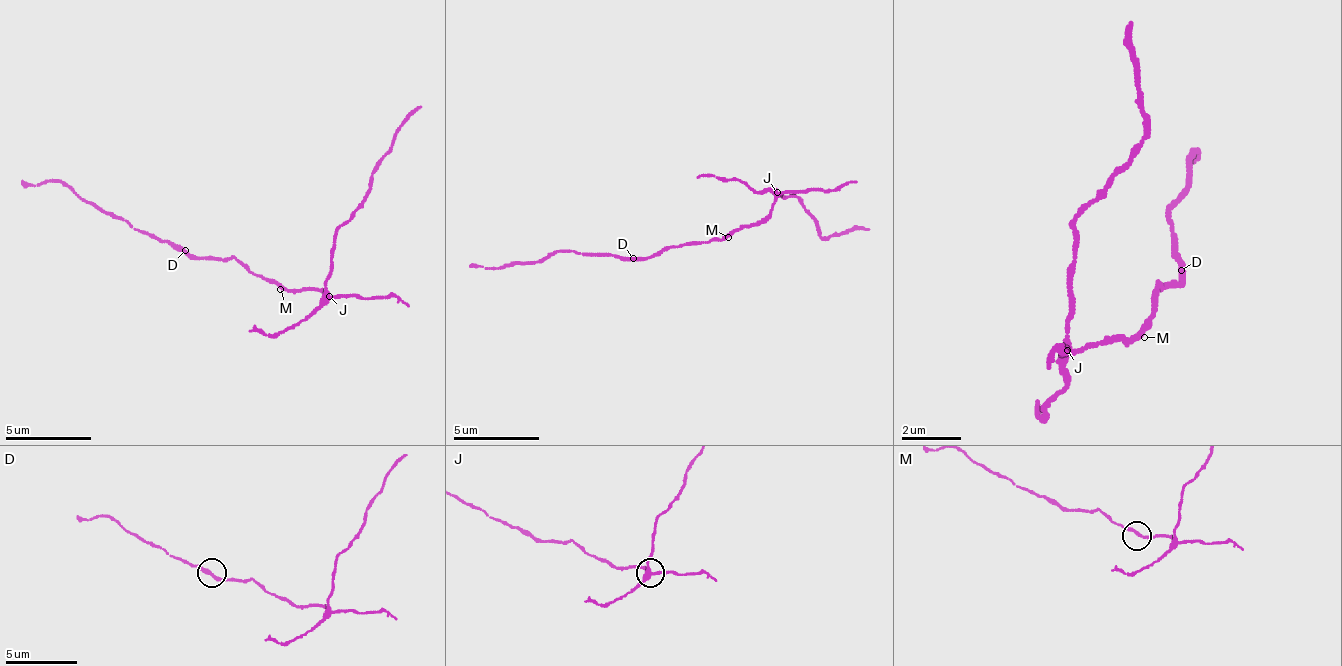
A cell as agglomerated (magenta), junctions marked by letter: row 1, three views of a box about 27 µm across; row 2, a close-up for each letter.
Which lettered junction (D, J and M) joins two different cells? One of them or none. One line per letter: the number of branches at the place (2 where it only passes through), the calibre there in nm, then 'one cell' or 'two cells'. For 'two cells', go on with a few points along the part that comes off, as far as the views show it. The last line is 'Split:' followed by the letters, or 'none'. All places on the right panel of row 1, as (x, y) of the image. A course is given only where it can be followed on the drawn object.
D: 2 | 240 nm | one cell
J: 4 | 240 nm | two cells | (1069, 352), (1076, 233), (1144, 121), (1129, 23)
M: 2 | 180 nm | one cell
Split: J

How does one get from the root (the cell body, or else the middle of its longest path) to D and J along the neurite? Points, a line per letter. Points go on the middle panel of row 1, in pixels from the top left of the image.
D: (728, 232), (706, 241), (663, 245), (646, 258), (633, 258)
J: (728, 232), (758, 224), (771, 211), (775, 193)

